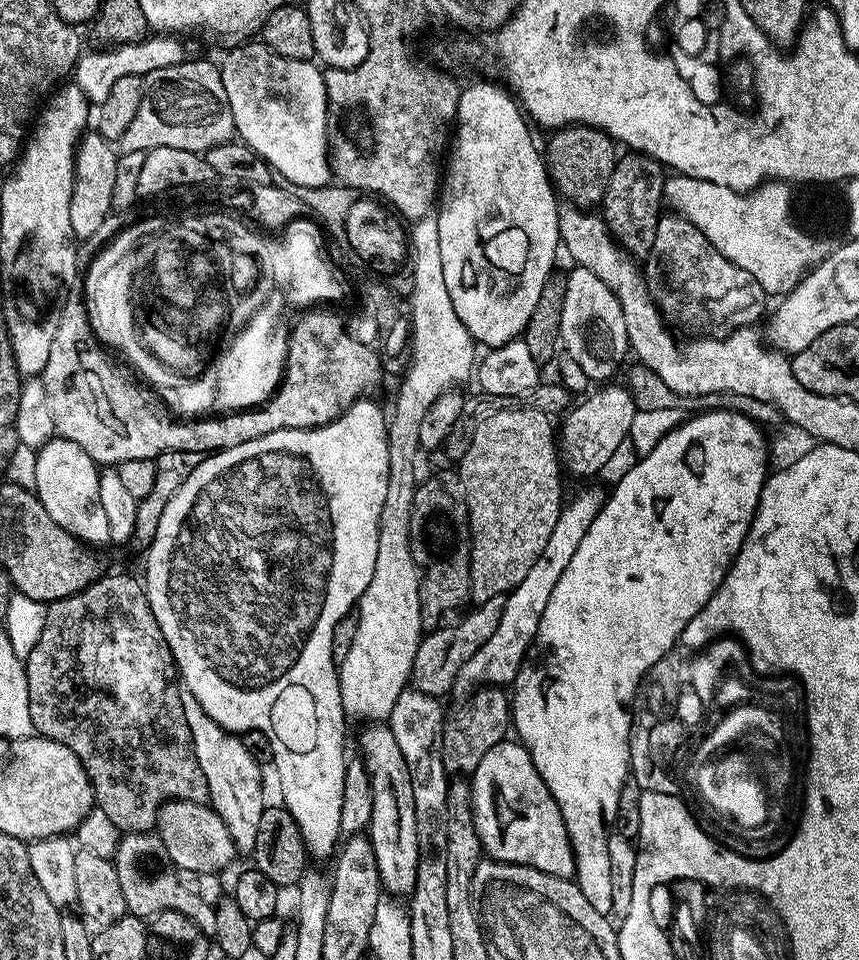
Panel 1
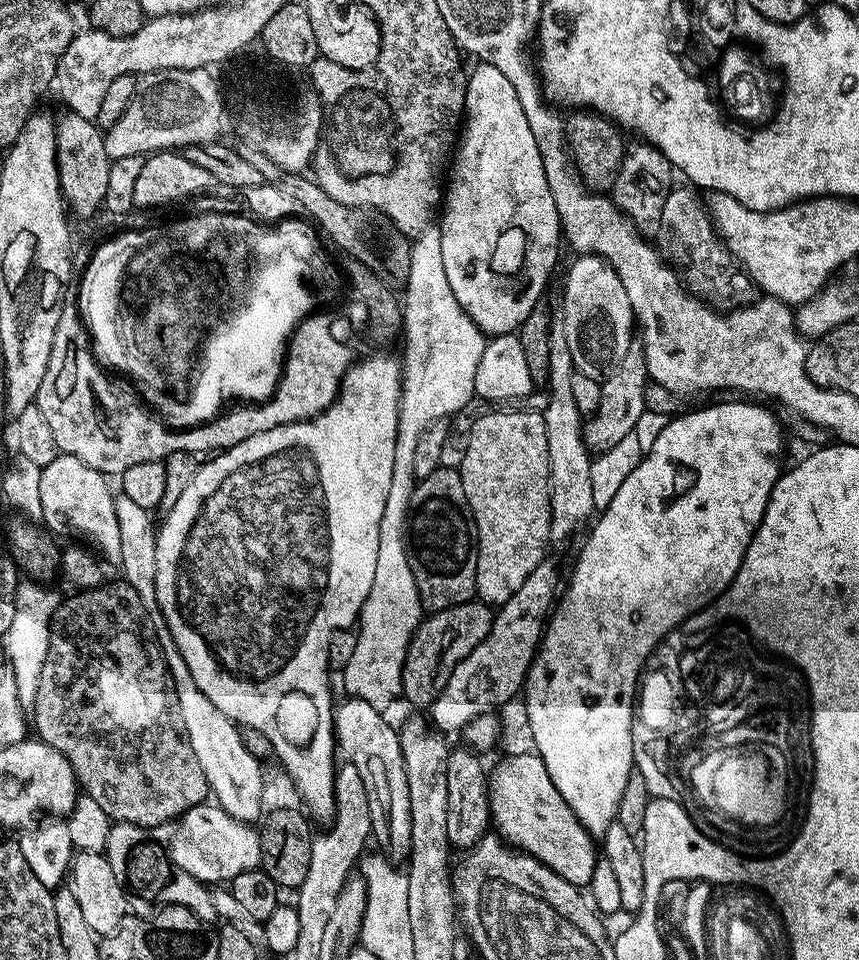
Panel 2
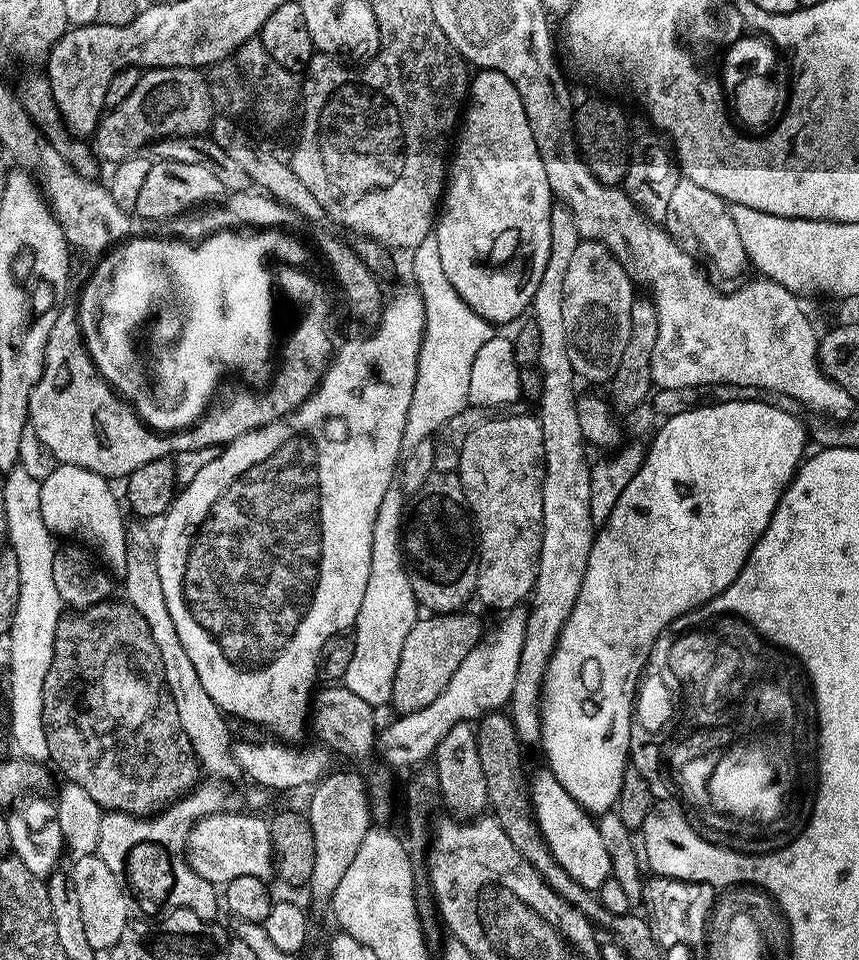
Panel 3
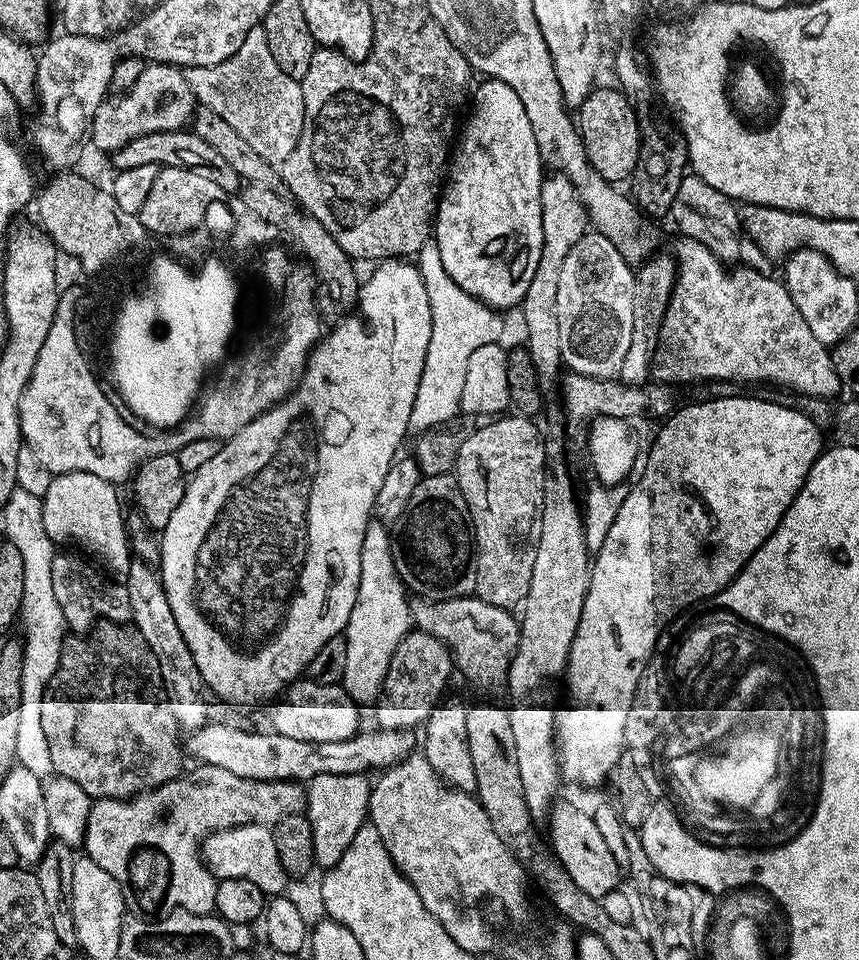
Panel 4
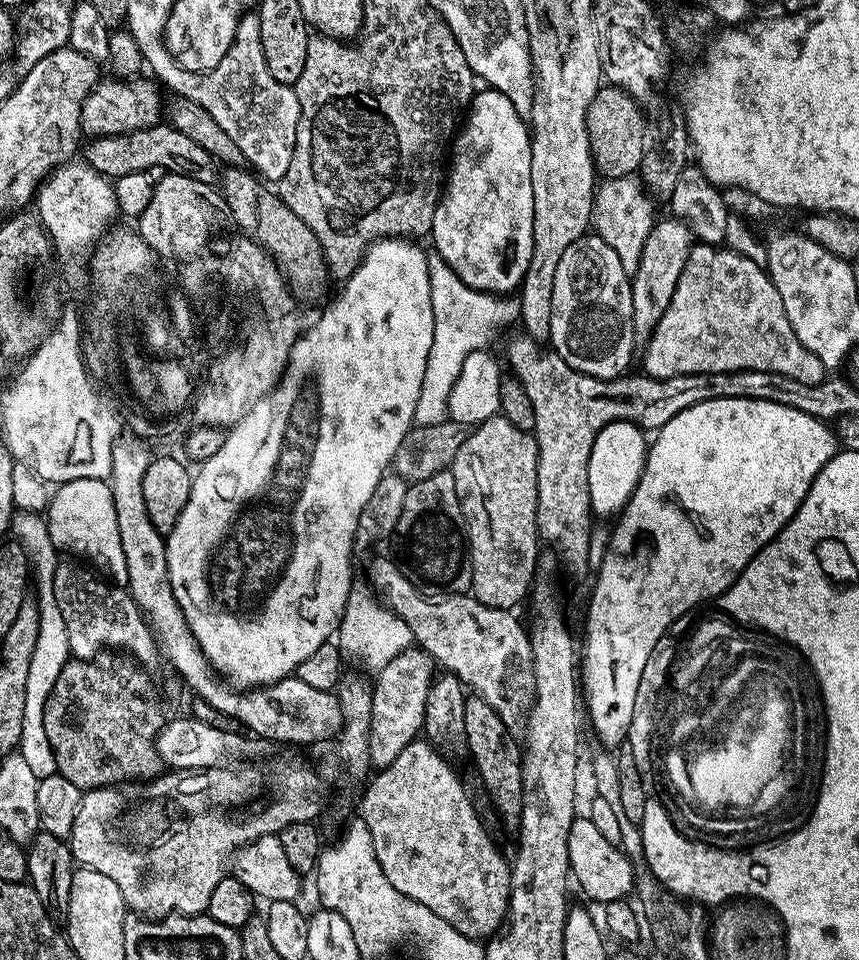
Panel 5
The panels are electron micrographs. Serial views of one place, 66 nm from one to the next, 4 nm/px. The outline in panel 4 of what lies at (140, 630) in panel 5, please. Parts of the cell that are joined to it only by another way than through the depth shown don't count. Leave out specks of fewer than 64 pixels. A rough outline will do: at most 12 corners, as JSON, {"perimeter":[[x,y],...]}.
{"perimeter":[[61,551],[50,566],[65,625],[131,621],[127,587]]}

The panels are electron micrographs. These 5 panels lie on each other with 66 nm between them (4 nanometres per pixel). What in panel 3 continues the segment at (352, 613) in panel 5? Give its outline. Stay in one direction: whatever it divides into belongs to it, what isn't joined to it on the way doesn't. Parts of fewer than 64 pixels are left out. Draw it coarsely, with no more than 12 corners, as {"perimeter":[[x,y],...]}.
{"perimeter":[[406,496],[374,518],[370,578],[342,681],[387,705],[418,601],[402,555]]}

